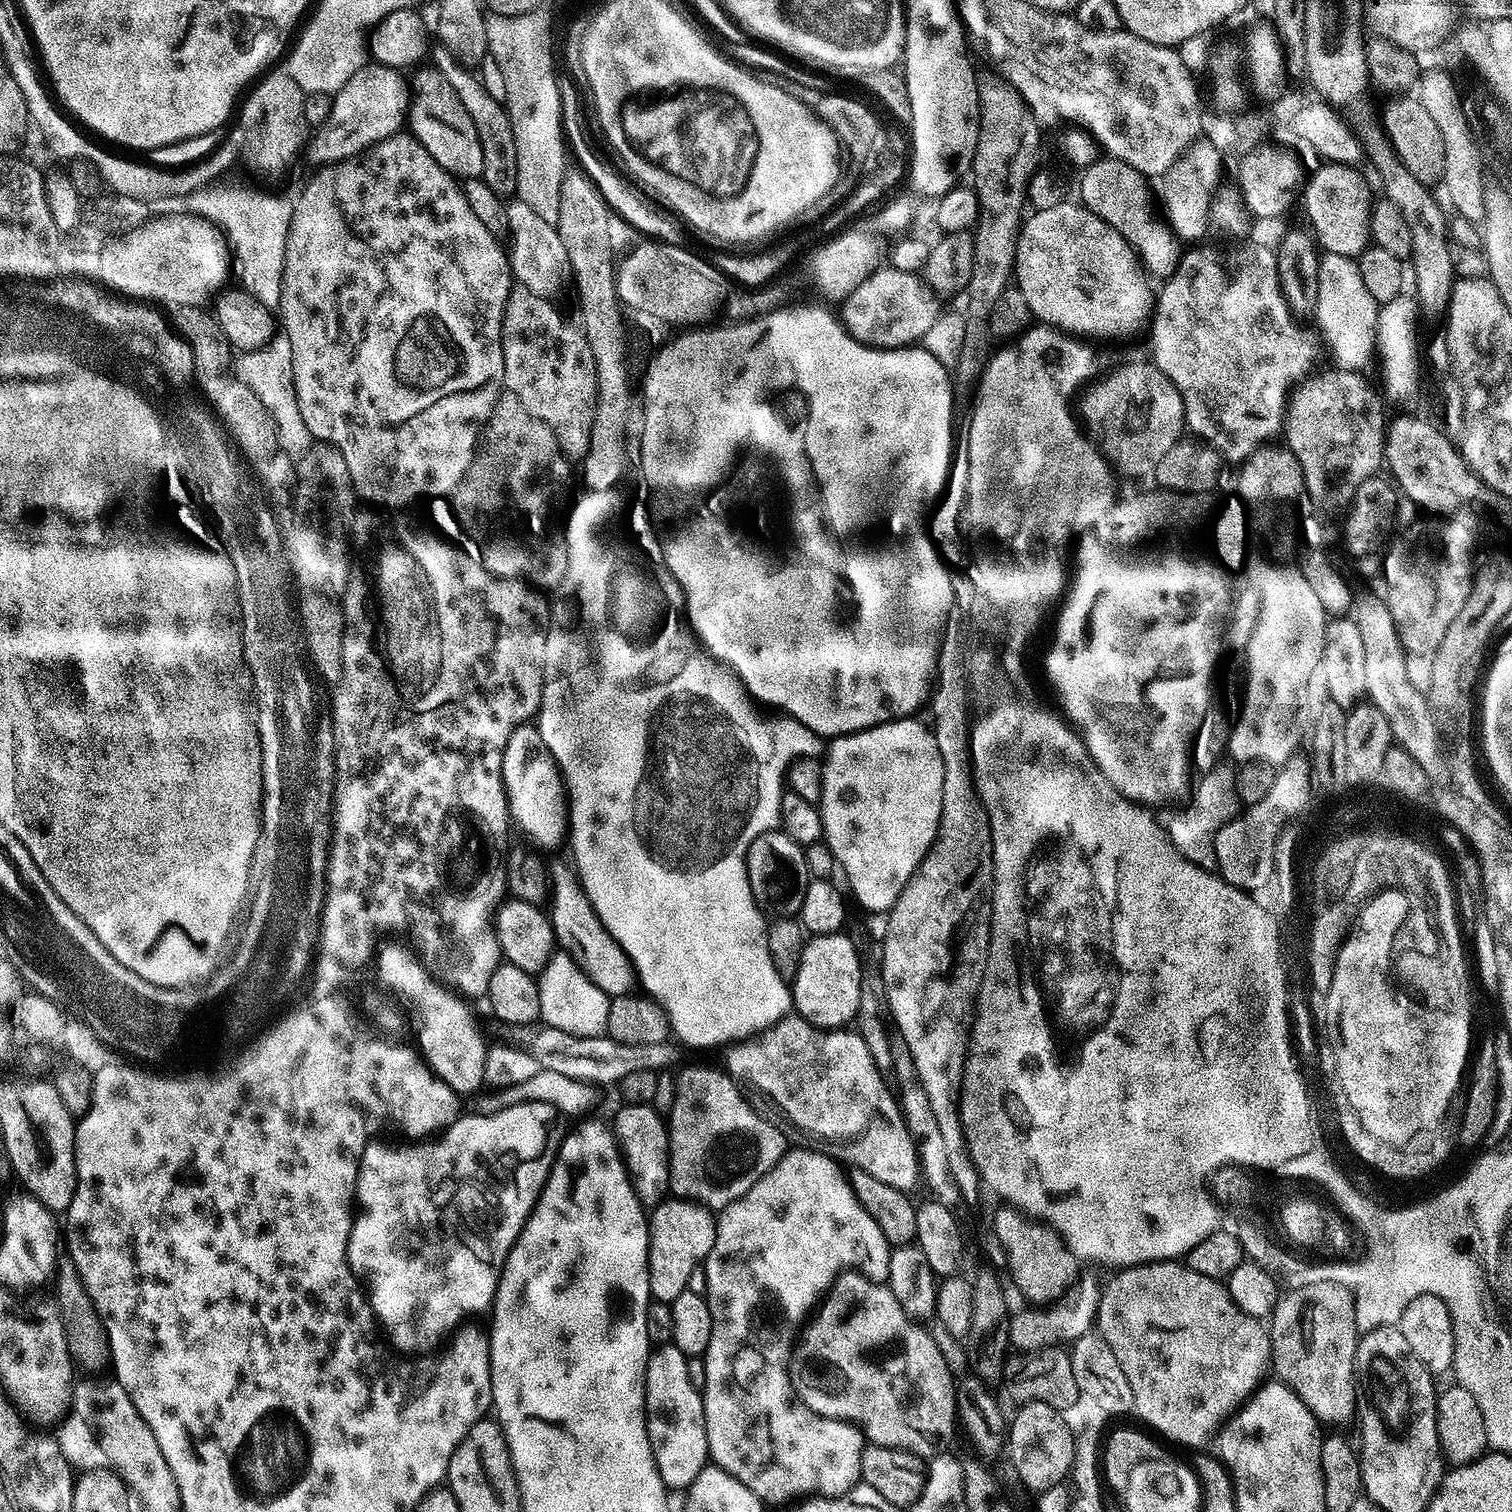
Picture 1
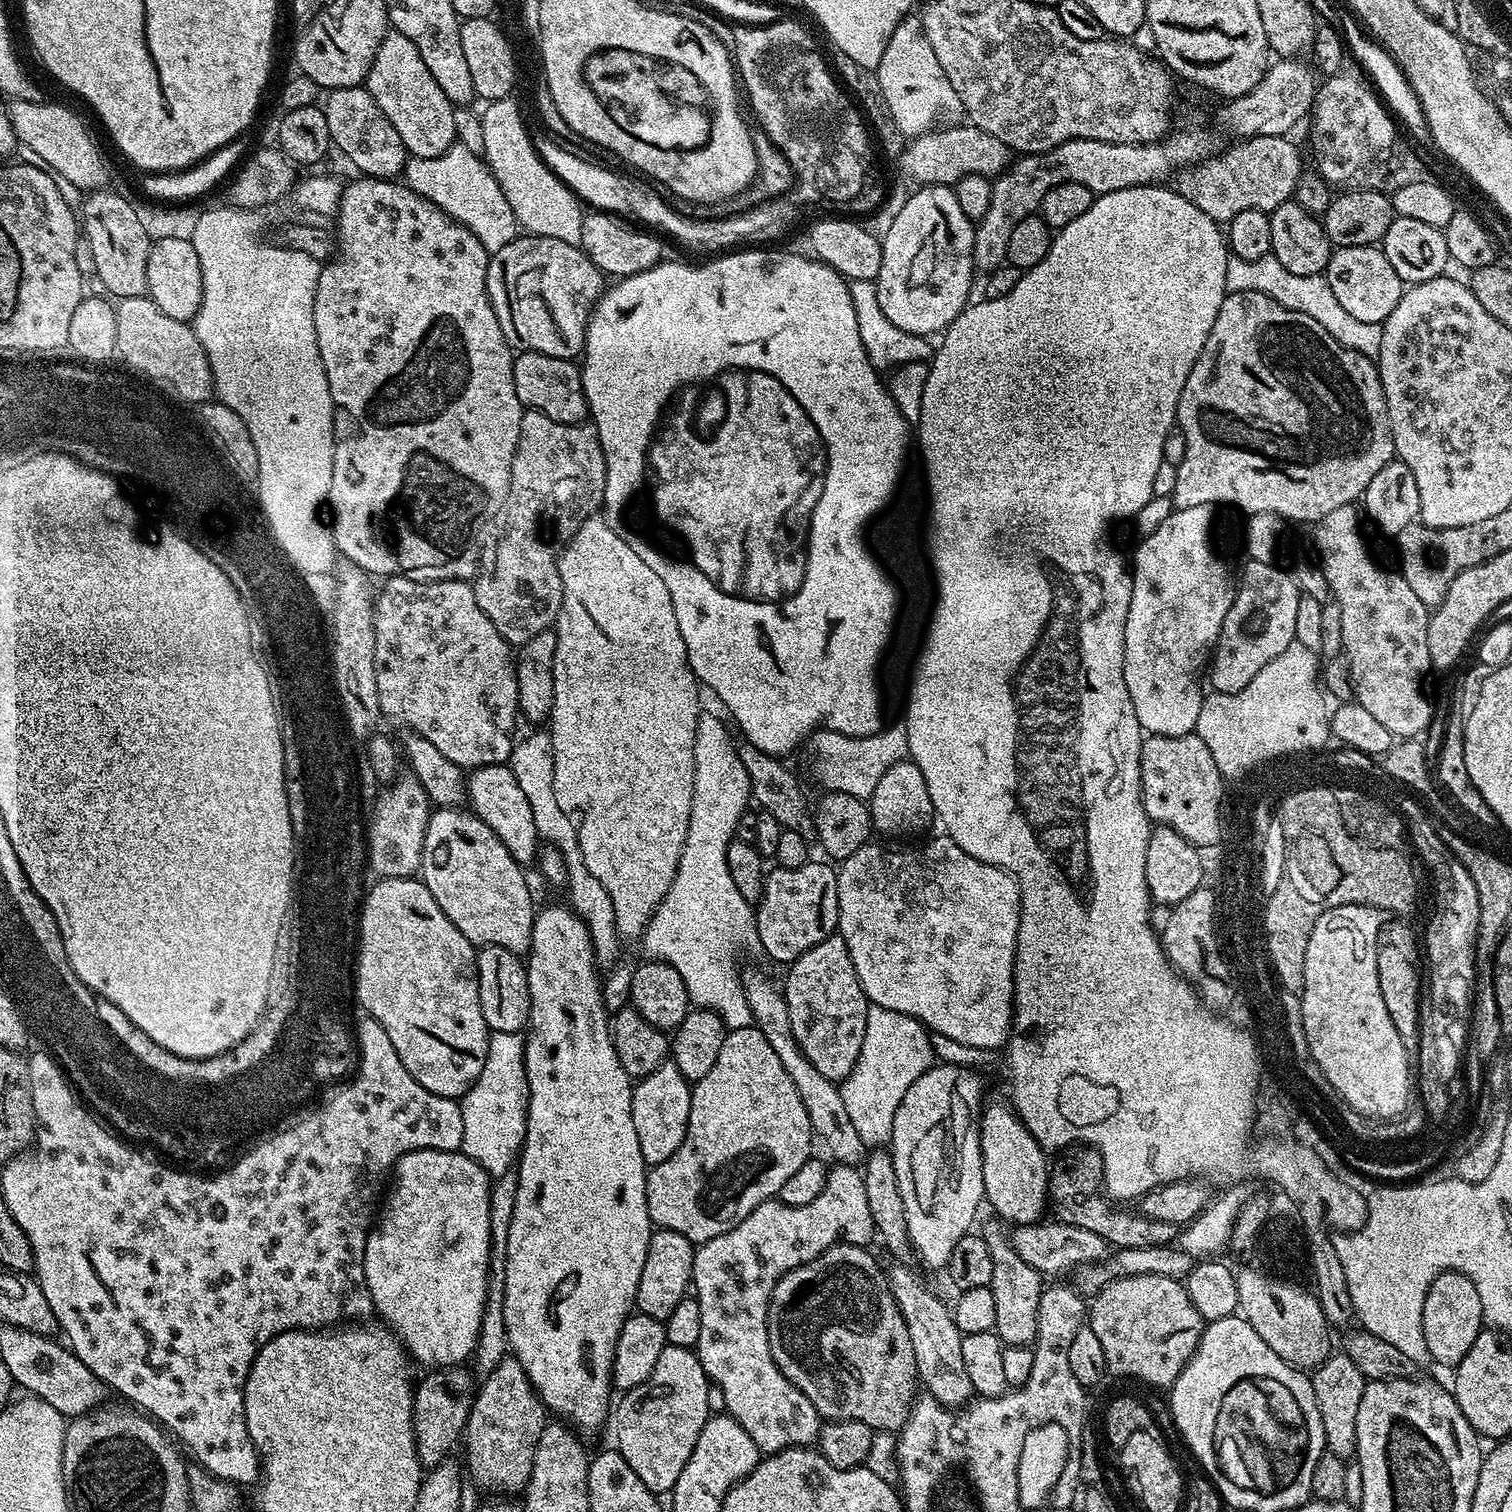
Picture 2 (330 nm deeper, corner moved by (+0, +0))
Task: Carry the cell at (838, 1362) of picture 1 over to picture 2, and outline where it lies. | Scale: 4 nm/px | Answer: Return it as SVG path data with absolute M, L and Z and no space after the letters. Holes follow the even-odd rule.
M836 1244L833 1248L827 1248L821 1256L814 1258L808 1264L803 1264L794 1270L790 1270L777 1282L768 1303L770 1354L774 1358L778 1370L782 1370L785 1378L794 1386L798 1386L798 1390L802 1390L802 1394L806 1394L806 1398L810 1398L814 1410L818 1410L818 1414L825 1421L857 1420L858 1422L866 1422L866 1426L870 1426L876 1432L896 1434L904 1427L908 1420L908 1415L912 1413L912 1406L918 1395L914 1346L910 1343L910 1330L906 1330L906 1322L904 1321L902 1310L898 1308L898 1302L888 1285L885 1269L883 1267L880 1269L879 1262L868 1251L867 1247L859 1244Z

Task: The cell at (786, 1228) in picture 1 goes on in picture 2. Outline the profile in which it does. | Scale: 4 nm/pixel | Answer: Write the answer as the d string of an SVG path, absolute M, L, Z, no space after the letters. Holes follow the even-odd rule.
M837 1163L828 1168L828 1180L814 1202L806 1206L786 1206L779 1198L767 1200L746 1214L734 1230L726 1230L726 1234L718 1234L718 1238L710 1238L695 1249L691 1287L702 1310L702 1330L694 1351L715 1391L716 1388L720 1391L728 1407L725 1408L727 1415L734 1417L738 1426L754 1438L761 1453L771 1454L787 1448L815 1445L822 1423L810 1398L806 1398L798 1386L785 1378L770 1354L768 1303L774 1286L790 1270L808 1264L836 1244L871 1245L875 1231L876 1224L870 1218L870 1205L866 1202L863 1175L855 1167Z

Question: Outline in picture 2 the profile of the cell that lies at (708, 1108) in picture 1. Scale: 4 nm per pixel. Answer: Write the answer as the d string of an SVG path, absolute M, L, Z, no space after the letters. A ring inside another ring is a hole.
M755 1026L731 1029L725 1035L722 1050L714 1061L714 1067L706 1073L706 1078L695 1081L691 1085L691 1089L690 1118L686 1126L686 1138L682 1138L682 1146L678 1146L678 1150L674 1150L674 1154L670 1154L670 1158L666 1158L666 1162L658 1162L647 1169L646 1206L653 1225L657 1229L674 1230L678 1234L682 1234L682 1238L686 1238L694 1246L699 1246L710 1238L718 1238L718 1234L726 1234L726 1230L734 1230L734 1226L738 1226L738 1222L742 1222L742 1218L746 1218L746 1214L753 1212L762 1202L779 1197L783 1184L798 1171L802 1162L806 1162L813 1155L813 1135L806 1106L802 1104L802 1099L799 1097L798 1090L795 1089L790 1074L786 1074L781 1059L774 1054L773 1047L767 1042L762 1030Z

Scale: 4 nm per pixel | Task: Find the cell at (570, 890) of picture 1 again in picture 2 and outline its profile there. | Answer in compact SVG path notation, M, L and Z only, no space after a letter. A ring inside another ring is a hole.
M495 764L473 768L467 782L471 811L475 812L482 822L486 822L486 826L490 826L494 834L498 834L502 846L510 850L512 857L521 866L535 865L542 841L534 826L534 810L530 810L530 801L526 799L522 786L518 786L518 778L514 778L511 767L508 764Z

